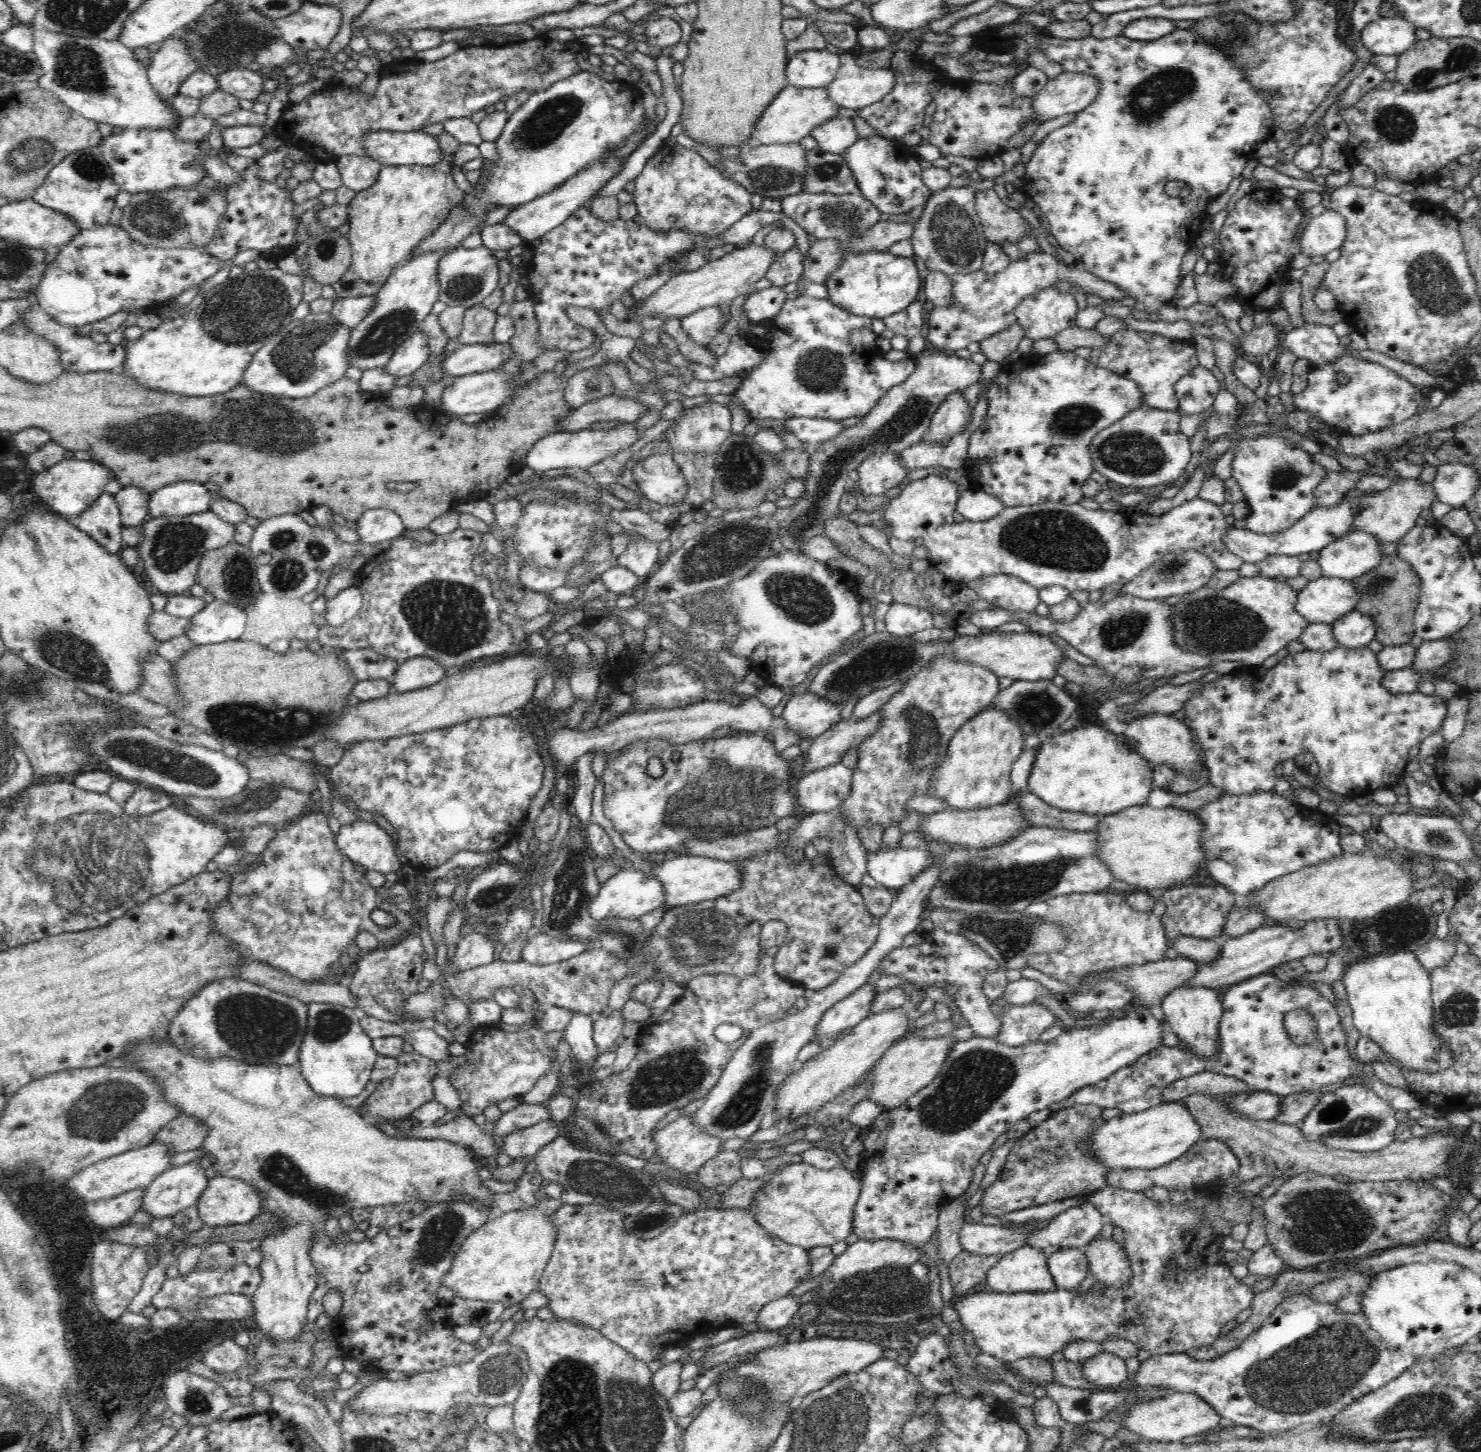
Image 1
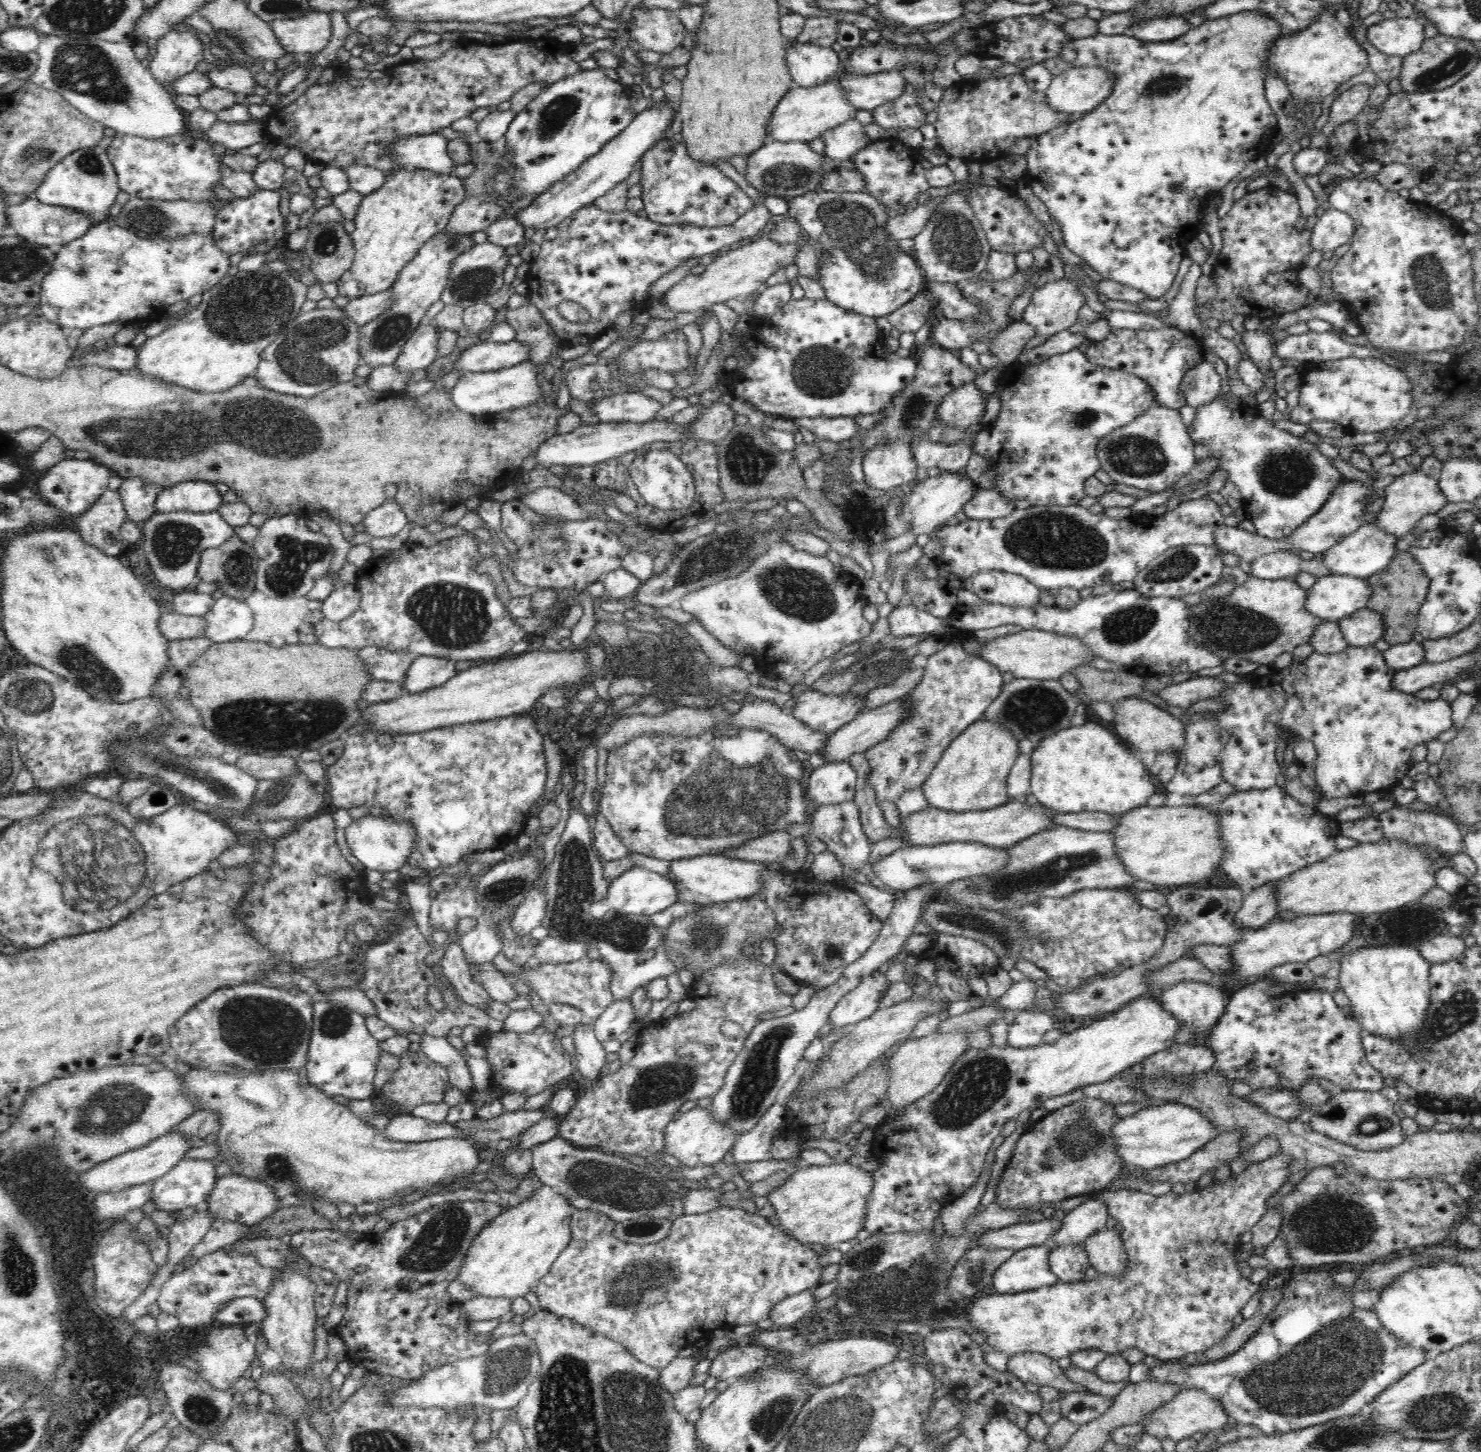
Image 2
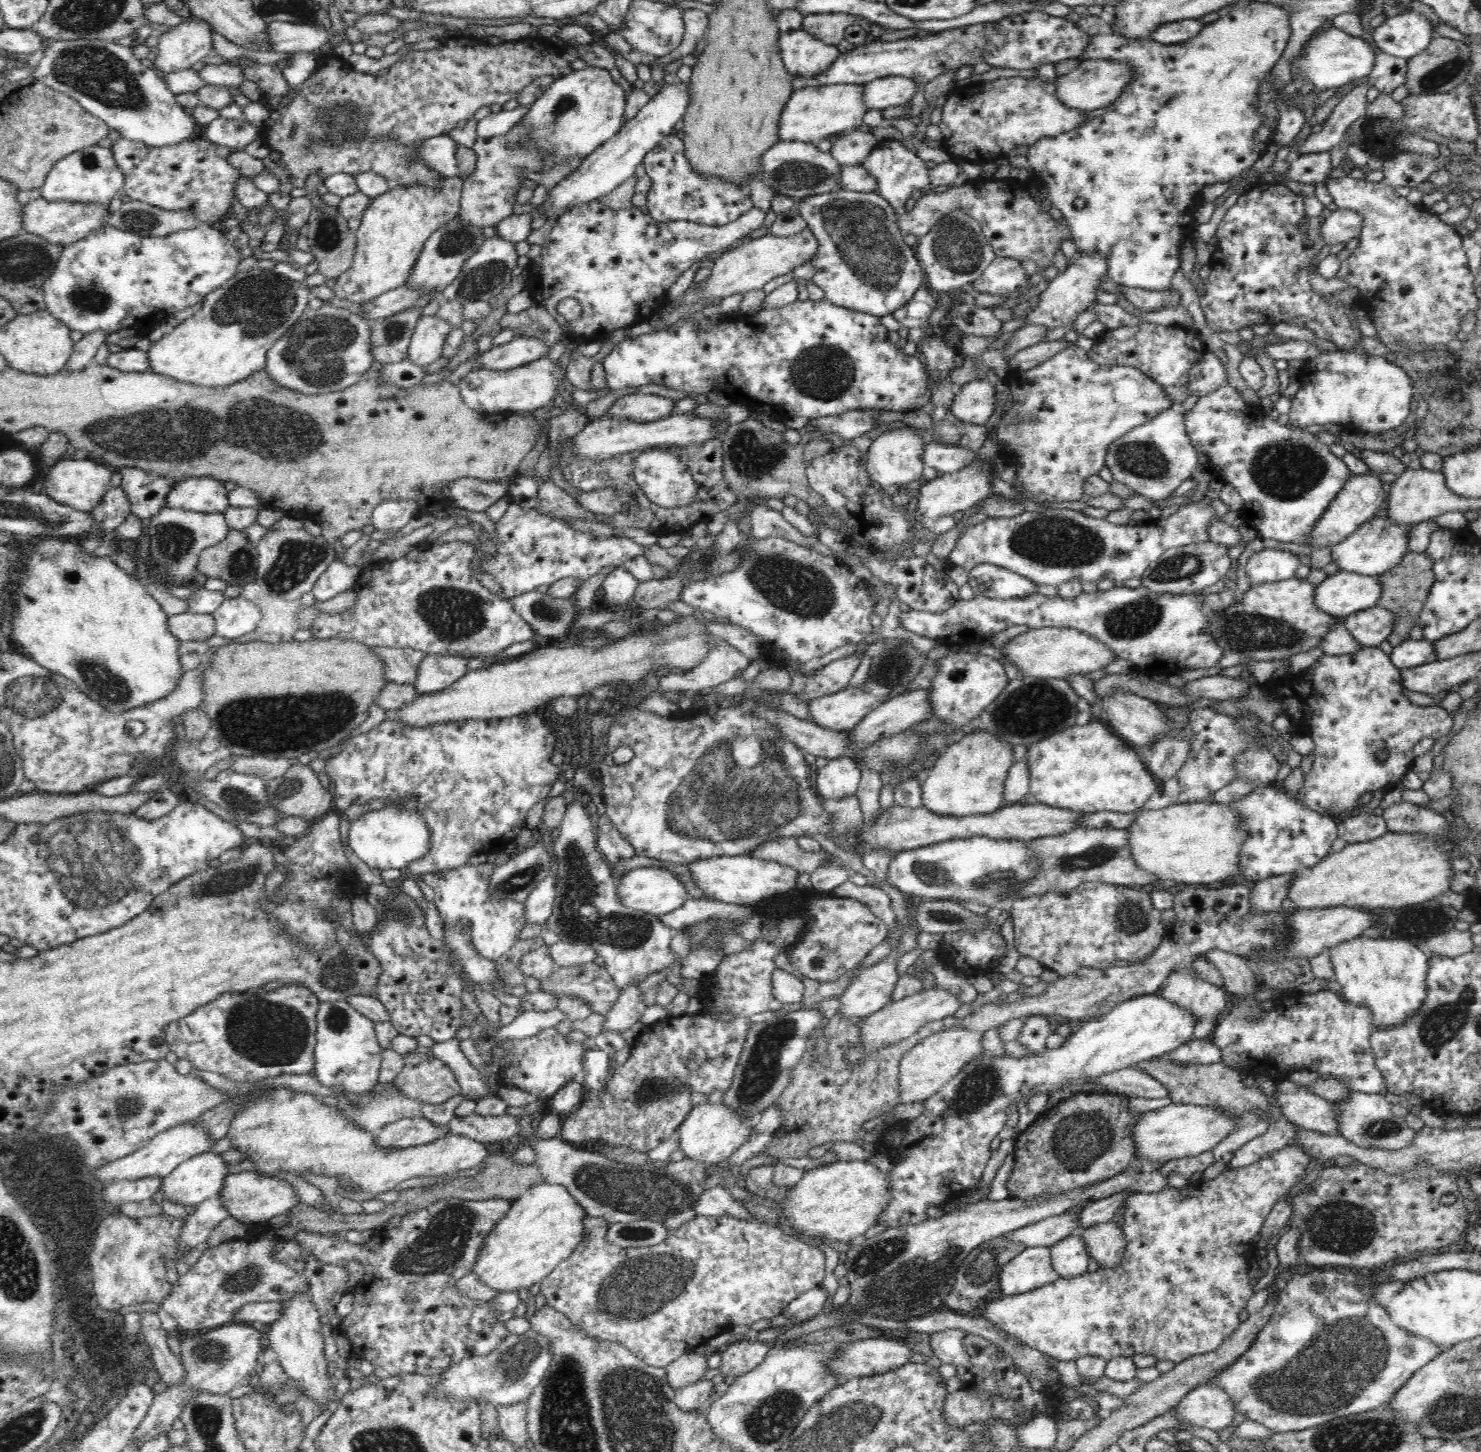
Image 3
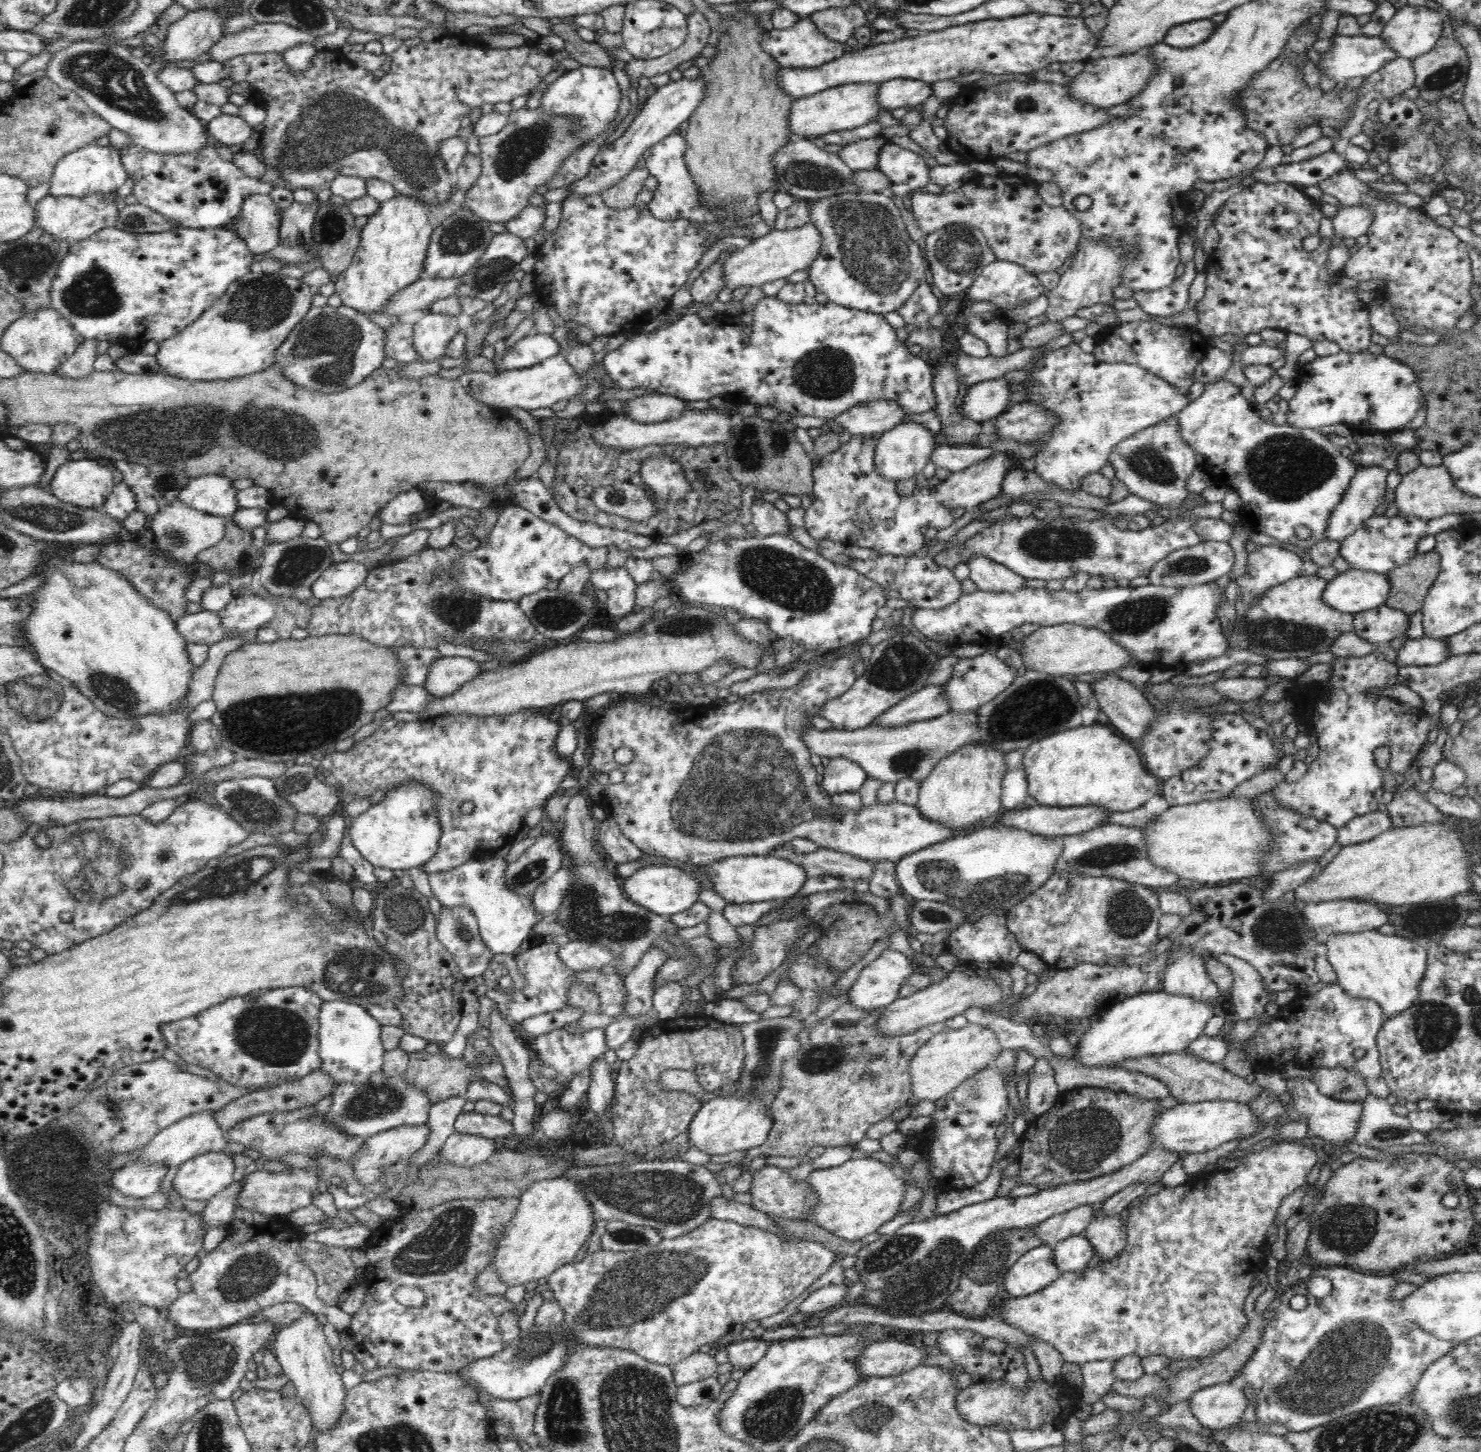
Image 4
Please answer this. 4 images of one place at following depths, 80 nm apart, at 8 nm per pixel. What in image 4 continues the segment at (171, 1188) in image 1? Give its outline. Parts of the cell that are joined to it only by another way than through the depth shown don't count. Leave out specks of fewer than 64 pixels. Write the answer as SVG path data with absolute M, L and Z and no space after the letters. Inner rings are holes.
M230 1151L207 1152L184 1161L173 1179L173 1188L184 1200L208 1200L234 1182Z

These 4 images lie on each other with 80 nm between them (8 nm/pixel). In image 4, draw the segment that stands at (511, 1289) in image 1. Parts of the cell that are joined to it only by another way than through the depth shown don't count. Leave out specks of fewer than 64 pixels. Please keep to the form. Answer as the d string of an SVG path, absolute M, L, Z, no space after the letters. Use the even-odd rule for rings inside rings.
M548 1178L531 1184L520 1196L514 1216L497 1240L493 1268L509 1287L549 1277L560 1265L574 1260L576 1252L593 1233L594 1211L583 1190L567 1178Z

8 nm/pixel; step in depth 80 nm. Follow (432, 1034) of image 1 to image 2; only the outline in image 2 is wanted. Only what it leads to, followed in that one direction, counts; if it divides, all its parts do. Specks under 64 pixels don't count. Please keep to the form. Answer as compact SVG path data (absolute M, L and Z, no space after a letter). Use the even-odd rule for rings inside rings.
M425 1034L420 1035L420 1038L420 1050L447 1070L450 1083L462 1091L463 1095L470 1094L475 1086L466 1059L460 1051L444 1037Z

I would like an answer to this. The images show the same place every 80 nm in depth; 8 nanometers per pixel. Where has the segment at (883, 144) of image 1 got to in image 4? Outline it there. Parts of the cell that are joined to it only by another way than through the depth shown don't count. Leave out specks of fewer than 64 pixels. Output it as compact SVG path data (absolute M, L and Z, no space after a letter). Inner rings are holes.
M891 142L880 149L875 169L888 177L889 188L886 193L892 199L907 199L931 182L931 168L926 164L925 157Z

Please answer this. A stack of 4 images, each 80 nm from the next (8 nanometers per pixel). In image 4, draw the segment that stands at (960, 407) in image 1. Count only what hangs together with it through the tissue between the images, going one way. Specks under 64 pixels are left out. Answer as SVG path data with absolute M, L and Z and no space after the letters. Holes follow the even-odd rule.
M1004 378L980 382L966 390L961 414L975 425L1004 414L1014 393Z

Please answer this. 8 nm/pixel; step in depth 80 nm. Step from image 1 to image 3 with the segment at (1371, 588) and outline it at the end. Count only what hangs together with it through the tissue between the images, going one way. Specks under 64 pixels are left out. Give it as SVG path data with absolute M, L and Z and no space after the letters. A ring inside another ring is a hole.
M1408 551L1390 570L1375 575L1381 586L1378 607L1384 608L1394 615L1394 630L1387 640L1392 647L1410 640L1410 630L1417 625L1419 614L1426 603L1430 589L1435 581L1433 560L1425 552Z

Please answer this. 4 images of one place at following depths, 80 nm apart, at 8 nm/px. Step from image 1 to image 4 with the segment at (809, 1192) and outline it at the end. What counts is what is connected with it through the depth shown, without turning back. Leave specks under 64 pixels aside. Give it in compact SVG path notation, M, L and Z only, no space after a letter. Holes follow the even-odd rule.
M855 1156L848 1161L831 1168L814 1169L805 1180L817 1194L815 1207L805 1216L808 1222L814 1222L844 1240L860 1240L872 1234L885 1222L892 1220L899 1213L899 1206L904 1198L905 1184L896 1177L888 1165L866 1156Z

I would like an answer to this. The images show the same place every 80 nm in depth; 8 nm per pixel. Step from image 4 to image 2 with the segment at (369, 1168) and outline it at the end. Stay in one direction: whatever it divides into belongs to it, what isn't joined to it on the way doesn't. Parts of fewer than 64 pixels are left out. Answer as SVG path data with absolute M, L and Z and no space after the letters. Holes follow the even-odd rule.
M398 1114L391 1118L384 1130L384 1135L390 1140L400 1142L429 1141L441 1138L465 1138L464 1131L454 1123L430 1122L415 1118L412 1114Z

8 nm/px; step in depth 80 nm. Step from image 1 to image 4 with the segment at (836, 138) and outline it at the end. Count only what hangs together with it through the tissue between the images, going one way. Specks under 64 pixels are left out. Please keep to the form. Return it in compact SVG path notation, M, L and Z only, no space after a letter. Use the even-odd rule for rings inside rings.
M883 136L870 137L845 144L837 155L852 170L872 170L876 168L880 149L888 142Z

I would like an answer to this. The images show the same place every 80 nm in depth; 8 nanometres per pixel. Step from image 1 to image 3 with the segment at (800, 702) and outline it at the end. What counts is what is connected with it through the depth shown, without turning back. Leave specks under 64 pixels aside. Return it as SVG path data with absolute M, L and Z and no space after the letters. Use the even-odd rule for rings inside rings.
M902 640L901 645L885 648L879 655L872 657L871 667L865 683L860 687L848 687L834 694L812 699L808 703L808 712L812 720L822 728L834 731L849 731L864 720L880 704L892 697L907 692L908 683L917 677L918 671L928 662L926 658L932 654L923 654L912 647L908 640Z

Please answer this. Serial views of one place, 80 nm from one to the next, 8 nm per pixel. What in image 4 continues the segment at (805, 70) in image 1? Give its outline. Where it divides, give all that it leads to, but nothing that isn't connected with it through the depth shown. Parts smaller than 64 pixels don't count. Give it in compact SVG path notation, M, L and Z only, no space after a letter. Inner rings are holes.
M809 16L798 18L798 22L790 28L782 30L773 28L766 34L762 47L764 47L764 51L768 52L768 55L776 59L781 68L818 68L845 53L844 43L826 38L824 33L820 32L809 19Z

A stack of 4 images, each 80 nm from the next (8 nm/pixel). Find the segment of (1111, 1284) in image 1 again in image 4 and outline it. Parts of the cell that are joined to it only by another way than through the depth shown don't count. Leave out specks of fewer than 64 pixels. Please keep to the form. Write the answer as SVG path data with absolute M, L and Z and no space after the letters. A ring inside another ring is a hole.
M1120 1215L1096 1216L1085 1228L1084 1234L1100 1260L1114 1260L1127 1243L1127 1227Z

